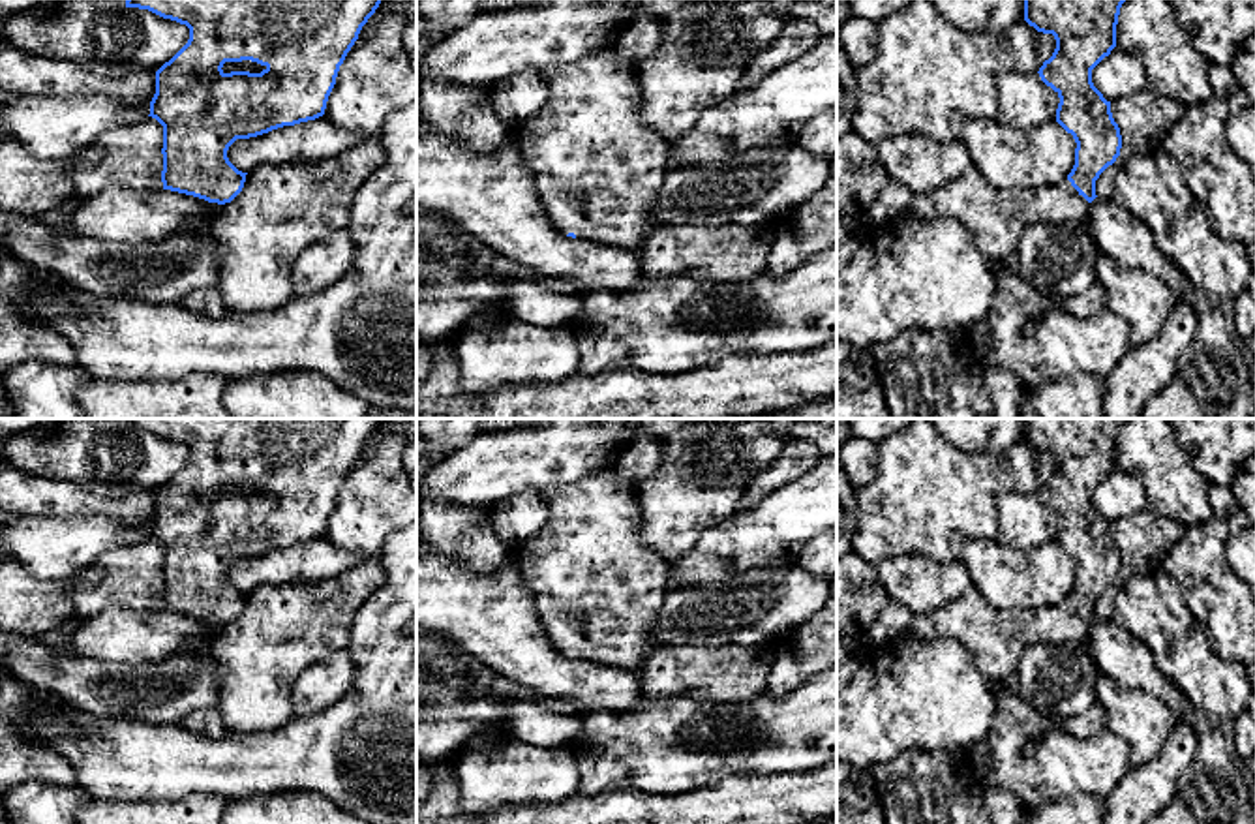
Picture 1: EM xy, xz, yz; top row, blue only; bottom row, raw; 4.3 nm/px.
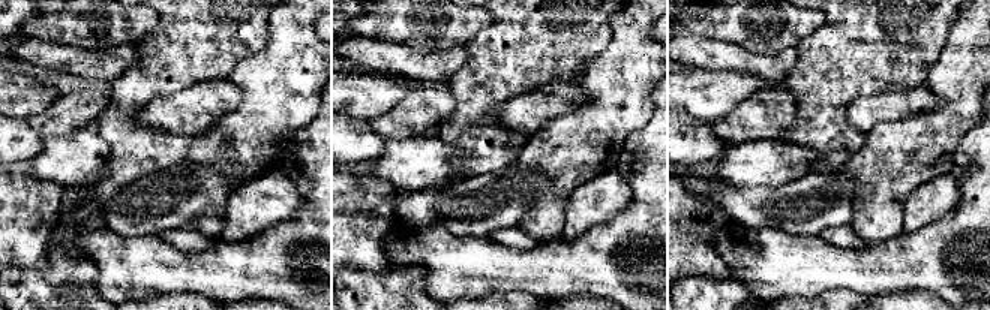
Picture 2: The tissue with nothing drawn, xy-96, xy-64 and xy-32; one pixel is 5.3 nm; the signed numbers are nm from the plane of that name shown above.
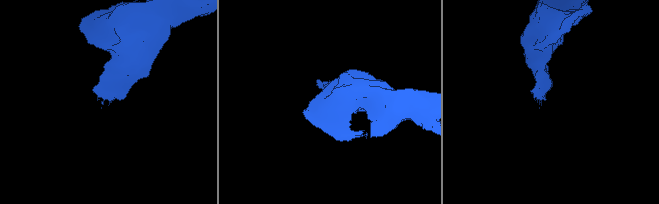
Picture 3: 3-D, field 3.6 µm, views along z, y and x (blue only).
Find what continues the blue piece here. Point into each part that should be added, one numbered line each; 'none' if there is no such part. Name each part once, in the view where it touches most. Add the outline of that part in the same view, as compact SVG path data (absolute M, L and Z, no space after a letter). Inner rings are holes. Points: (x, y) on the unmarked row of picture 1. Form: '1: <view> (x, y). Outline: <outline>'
1: yz (995, 639). Outline: M970 584L947 604L915 614L908 633L891 644L959 640L987 681L1007 683L1021 655L1036 644L1086 642L1090 623L1067 599L1039 610L994 608Z

